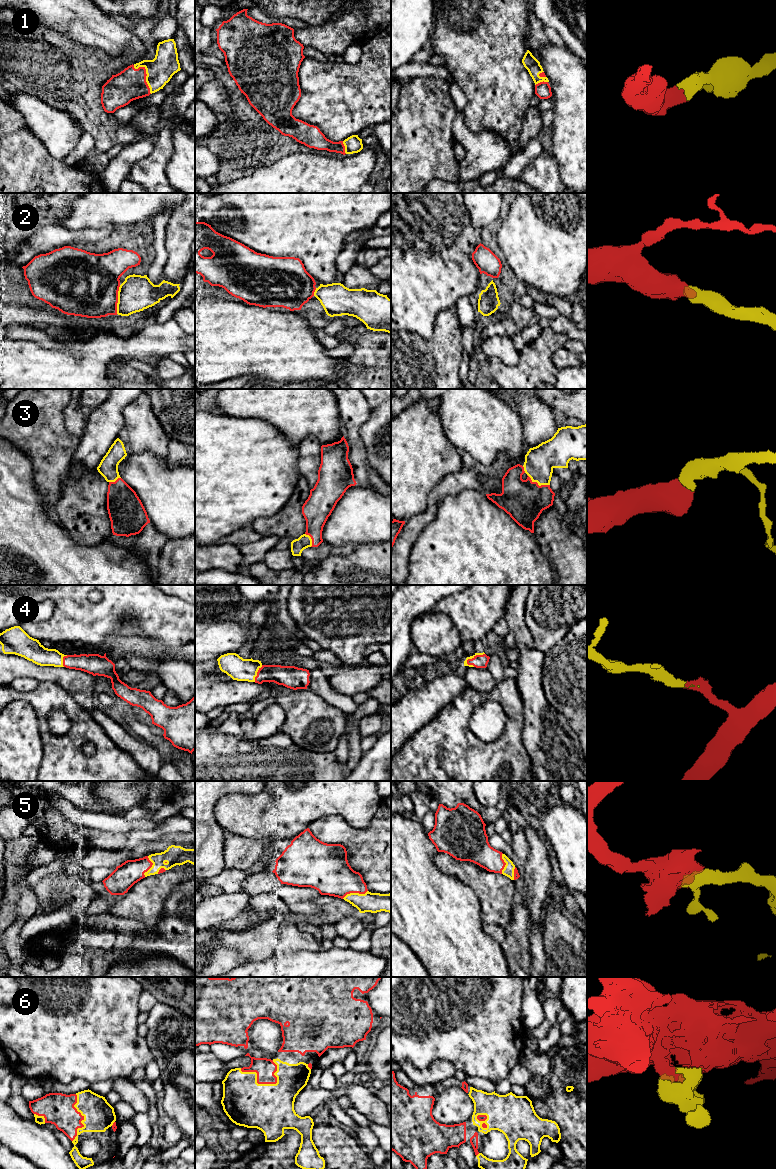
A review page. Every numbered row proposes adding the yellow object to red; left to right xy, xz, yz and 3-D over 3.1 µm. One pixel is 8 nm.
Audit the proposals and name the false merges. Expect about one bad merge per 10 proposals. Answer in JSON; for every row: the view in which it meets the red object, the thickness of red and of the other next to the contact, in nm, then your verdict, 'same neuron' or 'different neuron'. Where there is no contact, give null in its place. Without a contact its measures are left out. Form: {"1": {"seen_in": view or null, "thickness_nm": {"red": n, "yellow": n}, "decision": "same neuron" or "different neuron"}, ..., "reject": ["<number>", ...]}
{"1": {"seen_in": "xy", "thickness_nm": {"red": 260, "yellow": 220}, "decision": "same neuron"}, "2": {"seen_in": "xy", "thickness_nm": {"red": 480, "yellow": 280}, "decision": "same neuron"}, "3": {"seen_in": "yz", "thickness_nm": {"red": 320, "yellow": 240}, "decision": "same neuron"}, "4": {"seen_in": "yz", "thickness_nm": {"red": 110, "yellow": 30}, "decision": "same neuron"}, "5": {"seen_in": "xz", "thickness_nm": {"red": 340, "yellow": 160}, "decision": "same neuron"}, "6": {"seen_in": "xz", "thickness_nm": {"red": 160, "yellow": 380}, "decision": "same neuron"}, "reject": []}

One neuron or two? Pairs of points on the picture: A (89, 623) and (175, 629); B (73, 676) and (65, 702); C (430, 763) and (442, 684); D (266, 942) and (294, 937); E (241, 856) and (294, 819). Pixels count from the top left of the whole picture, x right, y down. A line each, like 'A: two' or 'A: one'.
A: one
B: two
C: two
D: one
E: two

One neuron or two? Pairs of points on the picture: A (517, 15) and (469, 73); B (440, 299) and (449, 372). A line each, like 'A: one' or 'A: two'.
A: one
B: two

